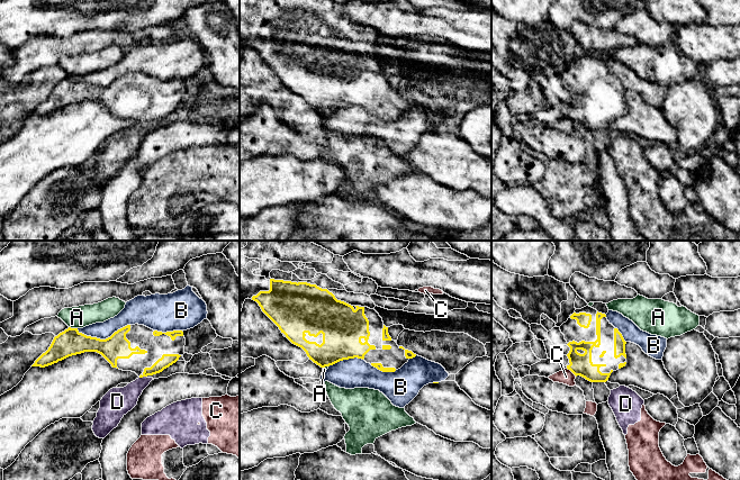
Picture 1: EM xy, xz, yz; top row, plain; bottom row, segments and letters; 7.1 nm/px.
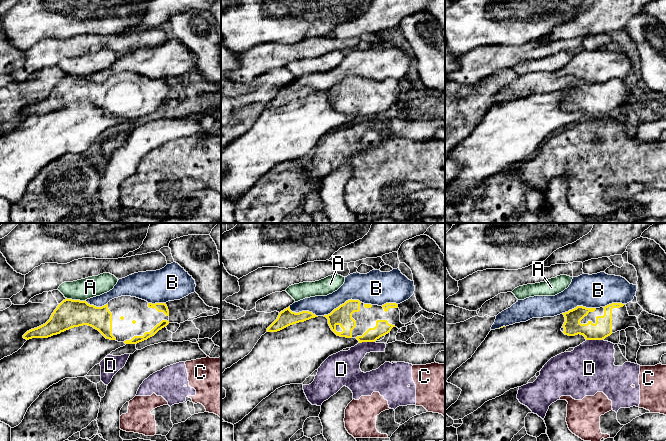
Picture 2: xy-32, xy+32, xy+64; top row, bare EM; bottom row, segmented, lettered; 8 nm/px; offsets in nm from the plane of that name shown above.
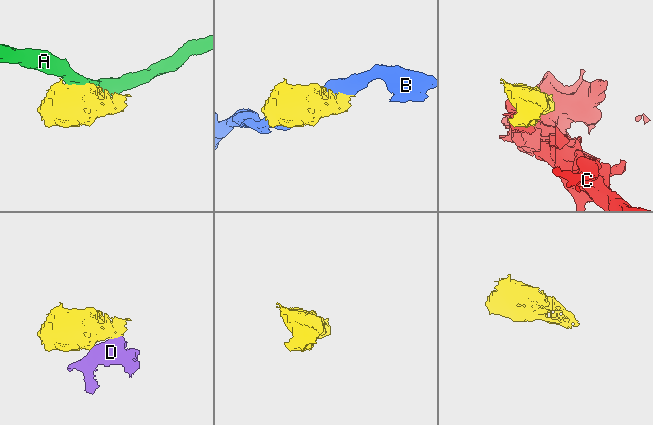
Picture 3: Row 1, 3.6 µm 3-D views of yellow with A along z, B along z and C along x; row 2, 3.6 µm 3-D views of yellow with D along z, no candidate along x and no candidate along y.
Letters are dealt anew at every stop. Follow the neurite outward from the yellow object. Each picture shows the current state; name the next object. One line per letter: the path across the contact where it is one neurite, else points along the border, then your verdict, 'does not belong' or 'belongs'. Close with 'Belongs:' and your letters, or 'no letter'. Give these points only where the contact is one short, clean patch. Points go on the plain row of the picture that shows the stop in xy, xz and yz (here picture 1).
A: does not belong
B: does not belong
C: border along yz (567, 116), (576, 124); does not belong
D: border along xy (146, 124), (140, 126); does not belong
Belongs: no letter

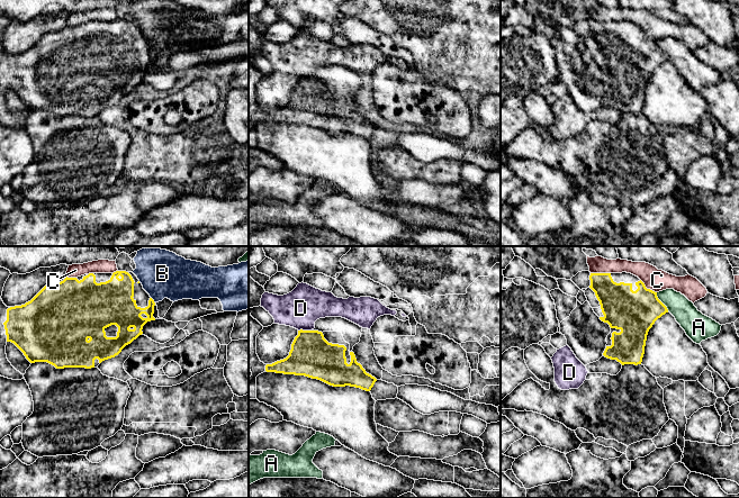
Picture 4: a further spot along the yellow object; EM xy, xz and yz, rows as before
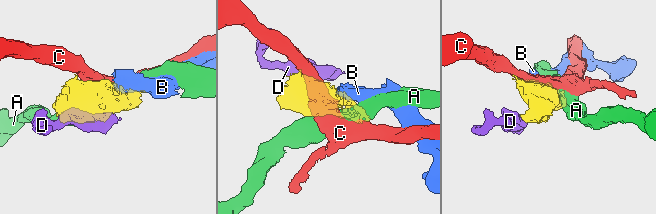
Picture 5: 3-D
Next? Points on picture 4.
A: does not belong
B: border along xy (151, 45), (154, 51); does not belong
C: does not belong
D: border along xz (311, 78), (298, 79); does not belong
Belongs: no letter

